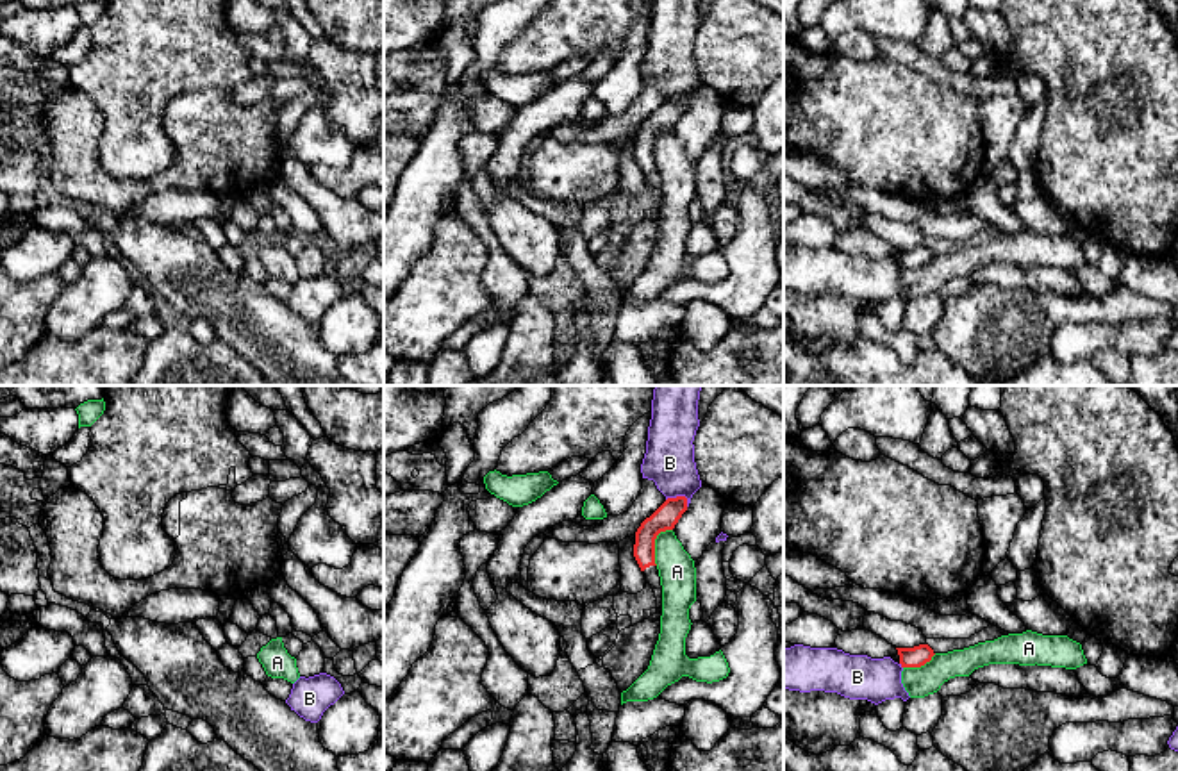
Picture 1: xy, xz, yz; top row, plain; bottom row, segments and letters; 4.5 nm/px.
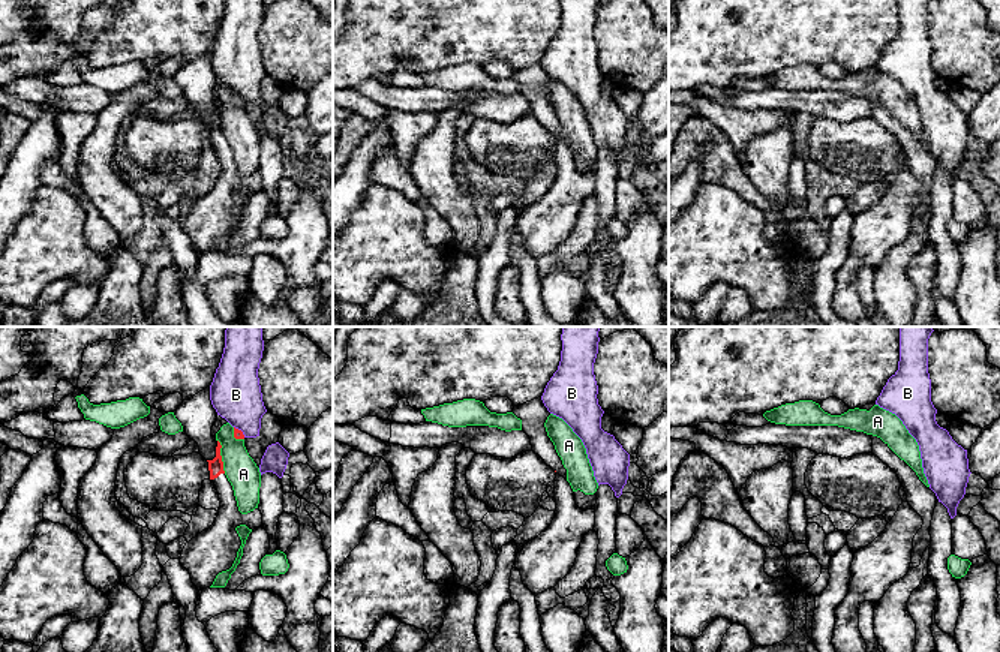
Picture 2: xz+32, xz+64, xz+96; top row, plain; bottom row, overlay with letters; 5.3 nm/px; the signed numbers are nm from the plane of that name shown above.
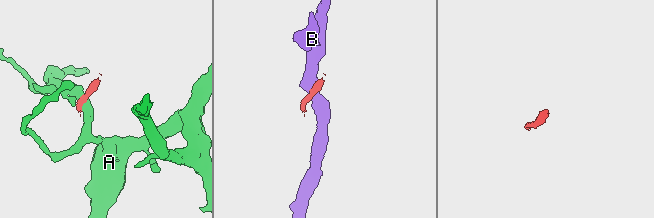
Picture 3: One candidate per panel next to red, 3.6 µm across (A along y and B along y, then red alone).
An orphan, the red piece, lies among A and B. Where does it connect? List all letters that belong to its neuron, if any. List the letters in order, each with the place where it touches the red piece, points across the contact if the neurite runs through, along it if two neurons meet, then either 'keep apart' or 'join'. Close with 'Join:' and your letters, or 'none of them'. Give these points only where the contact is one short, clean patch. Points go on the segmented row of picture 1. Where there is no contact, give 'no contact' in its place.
A: xz (654, 543) | along xz (671, 529), (663, 530), (655, 539), (655, 564) | keep apart
B: xz (680, 497) | along xz (666, 500), (684, 497), (688, 505) | keep apart
Join: none of them

